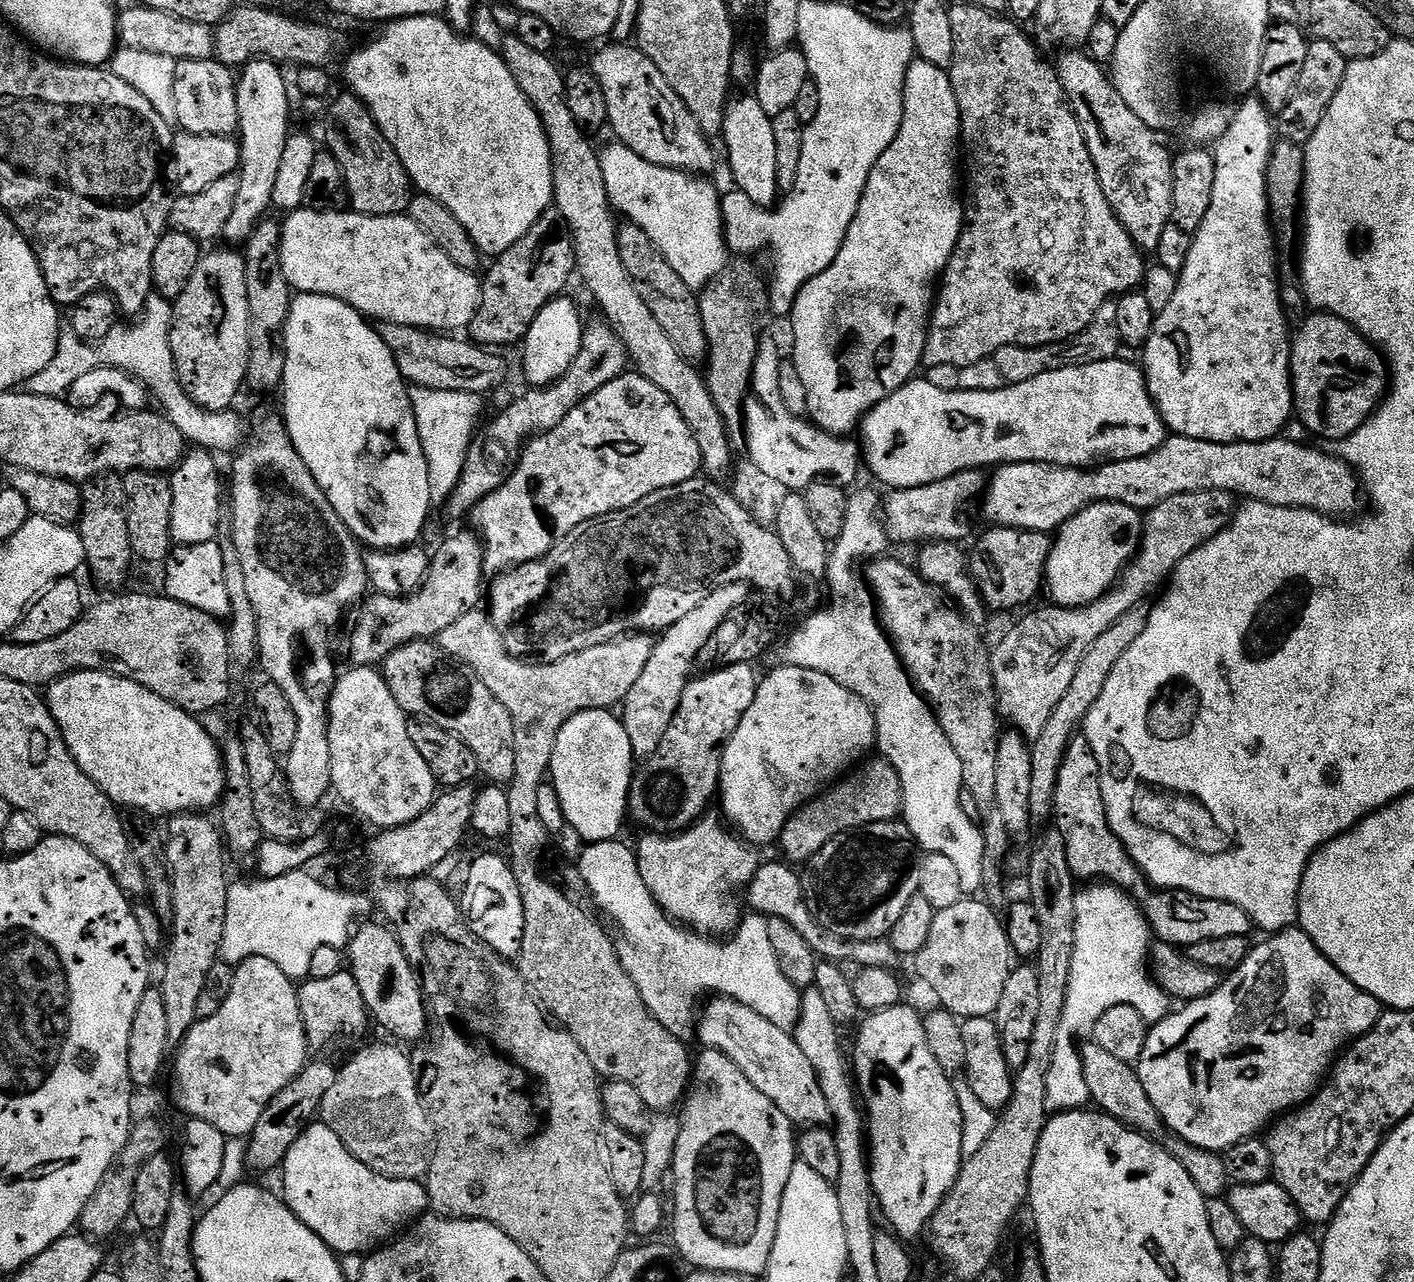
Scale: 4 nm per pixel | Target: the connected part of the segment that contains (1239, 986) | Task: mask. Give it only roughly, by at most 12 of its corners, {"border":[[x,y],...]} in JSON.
{"border":[[1299,926],[1149,1027],[1176,1134],[1263,1133],[1382,1015]]}

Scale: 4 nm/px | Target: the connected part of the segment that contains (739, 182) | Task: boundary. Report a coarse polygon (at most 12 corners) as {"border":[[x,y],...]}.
{"border":[[755,95],[727,105],[722,141],[739,191],[771,209],[778,182],[773,117]]}

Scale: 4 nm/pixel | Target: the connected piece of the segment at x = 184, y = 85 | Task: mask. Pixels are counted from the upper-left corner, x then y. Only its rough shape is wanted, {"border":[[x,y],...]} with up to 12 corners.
{"border":[[215,58],[179,61],[176,124],[235,137],[233,69]]}

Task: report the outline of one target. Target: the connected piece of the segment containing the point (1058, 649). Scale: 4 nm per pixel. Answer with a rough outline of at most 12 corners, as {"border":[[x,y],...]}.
{"border":[[1217,488],[1147,509],[1118,586],[1022,617],[990,652],[996,707],[1036,740],[1086,650],[1228,527]]}

